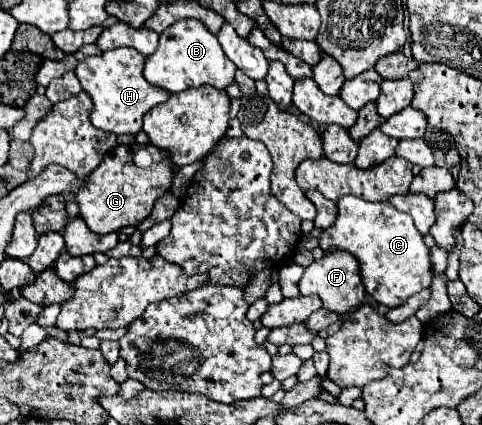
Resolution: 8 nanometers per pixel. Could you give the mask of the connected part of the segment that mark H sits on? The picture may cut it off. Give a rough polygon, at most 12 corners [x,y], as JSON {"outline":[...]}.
{"outline":[[105,51],[77,65],[91,123],[137,135],[169,99],[143,79],[143,55]]}

